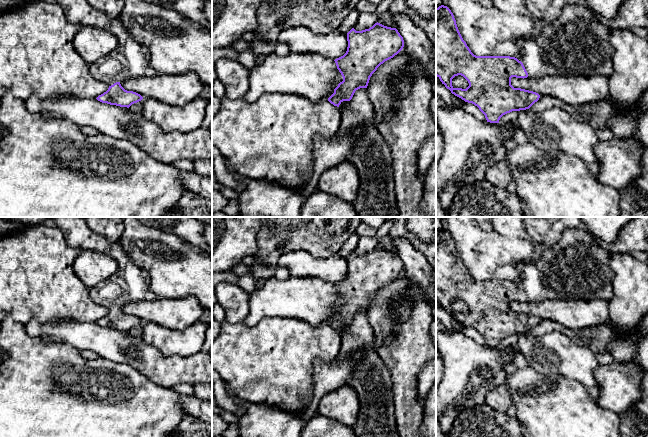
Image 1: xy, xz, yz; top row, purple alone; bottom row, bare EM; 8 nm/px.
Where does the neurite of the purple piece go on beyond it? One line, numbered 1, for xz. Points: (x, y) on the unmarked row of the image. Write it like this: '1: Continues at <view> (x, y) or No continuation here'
1: No continuation here

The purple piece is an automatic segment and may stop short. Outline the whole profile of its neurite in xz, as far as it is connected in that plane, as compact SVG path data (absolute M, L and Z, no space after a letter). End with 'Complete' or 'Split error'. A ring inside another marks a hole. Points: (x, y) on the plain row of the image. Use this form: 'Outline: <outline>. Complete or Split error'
Outline: M378 246L362 255L352 252L347 257L347 265L346 277L334 284L343 305L328 322L337 331L343 325L350 325L356 314L367 312L377 292L404 271L403 261L396 252Z. Complete

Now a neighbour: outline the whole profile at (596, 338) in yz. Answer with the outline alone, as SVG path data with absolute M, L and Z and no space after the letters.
M544 319L528 334L542 336L553 331L562 333L576 345L588 348L594 354L606 353L608 344L619 336L610 320L603 324L572 330L558 322Z

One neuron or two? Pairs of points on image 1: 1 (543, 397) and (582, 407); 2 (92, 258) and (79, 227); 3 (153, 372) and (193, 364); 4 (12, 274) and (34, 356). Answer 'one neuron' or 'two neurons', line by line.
1: one neuron
2: two neurons
3: one neuron
4: two neurons

